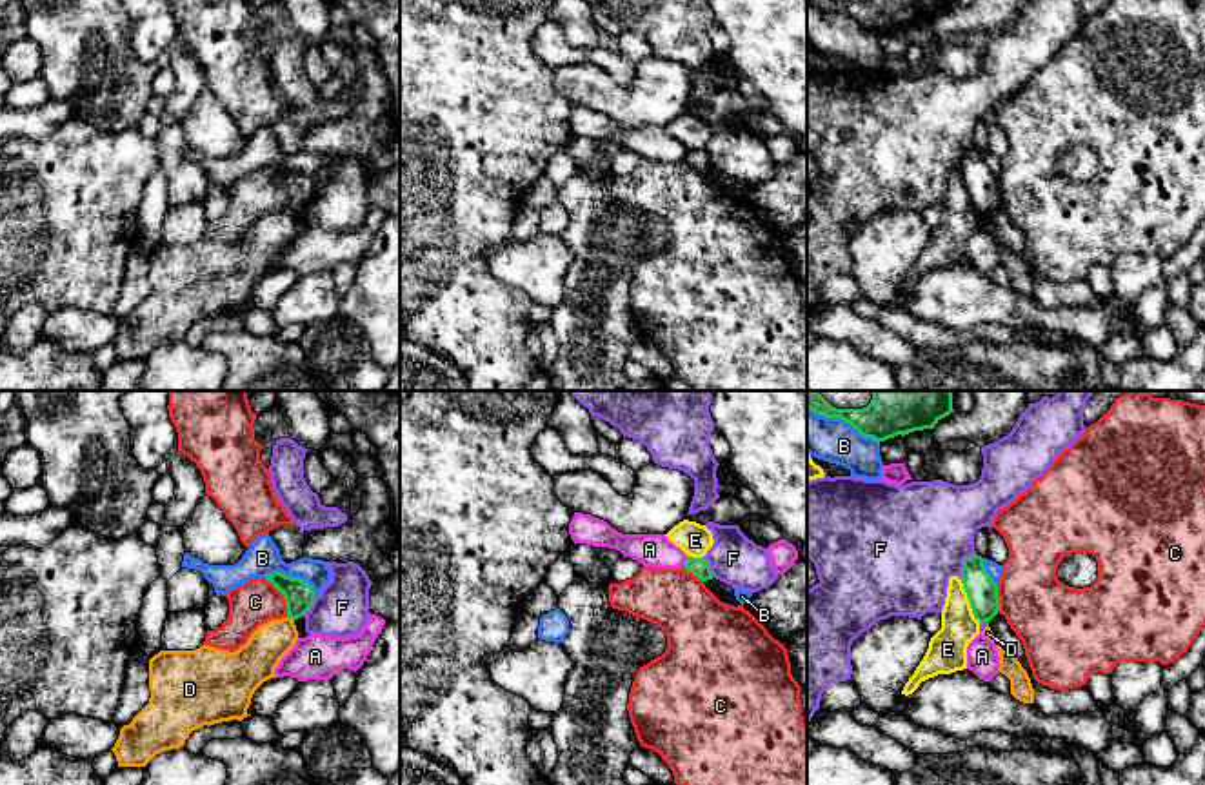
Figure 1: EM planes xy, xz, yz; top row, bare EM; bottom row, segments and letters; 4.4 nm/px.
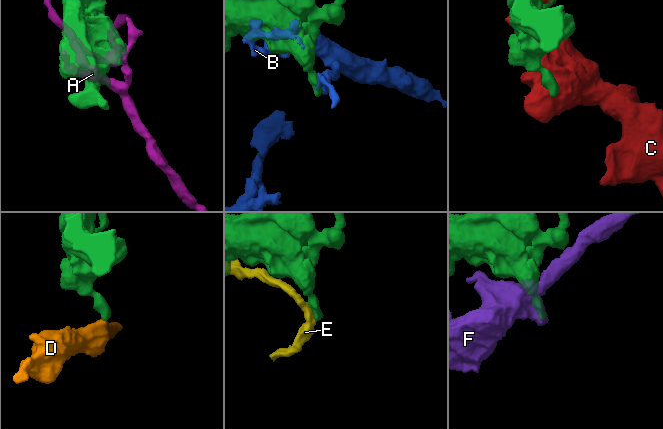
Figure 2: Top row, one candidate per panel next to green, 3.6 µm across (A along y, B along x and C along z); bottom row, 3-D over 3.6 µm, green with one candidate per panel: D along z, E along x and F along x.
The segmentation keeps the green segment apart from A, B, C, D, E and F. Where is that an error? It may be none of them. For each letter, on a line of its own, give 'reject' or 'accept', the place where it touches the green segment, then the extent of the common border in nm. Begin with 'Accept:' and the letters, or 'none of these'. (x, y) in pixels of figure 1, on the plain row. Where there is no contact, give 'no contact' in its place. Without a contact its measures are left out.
Accept: none of these
A: reject | xz (686, 155) | 50 nm
B: reject | yz (844, 13) | 360 nm
C: reject | xy (284, 189) | 200 nm
D: reject | xy (291, 211) | 40 nm
E: reject | yz (969, 195) | 220 nm
F: reject | yz (964, 157) | 140 nm

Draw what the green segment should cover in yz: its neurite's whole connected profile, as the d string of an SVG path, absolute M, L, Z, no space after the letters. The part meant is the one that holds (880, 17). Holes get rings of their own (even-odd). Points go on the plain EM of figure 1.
M809 0L820 9L840 11L851 16L861 29L878 36L898 27L905 29L914 24L934 22L934 18L949 9L952 0Z

